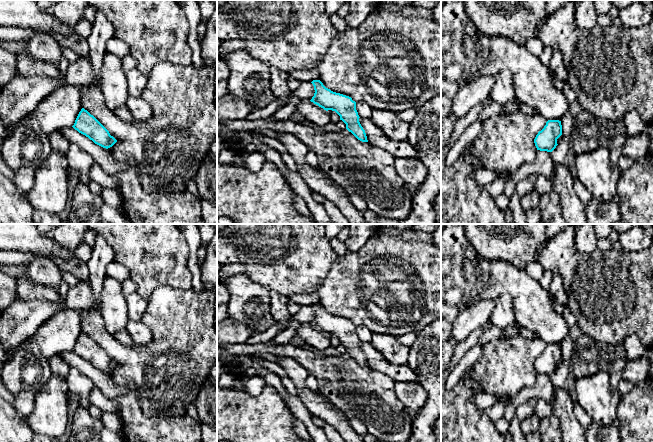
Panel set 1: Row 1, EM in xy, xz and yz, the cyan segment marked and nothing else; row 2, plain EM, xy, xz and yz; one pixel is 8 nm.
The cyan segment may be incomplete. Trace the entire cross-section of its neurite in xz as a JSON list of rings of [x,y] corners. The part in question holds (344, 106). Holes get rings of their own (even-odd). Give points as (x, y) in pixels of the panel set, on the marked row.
[[[320,80],[311,82],[314,86],[314,96],[310,100],[324,110],[335,111],[346,124],[346,129],[358,140],[368,142],[365,130],[359,122],[356,102],[351,97],[336,93],[326,88]]]

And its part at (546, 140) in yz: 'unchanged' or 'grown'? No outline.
unchanged

